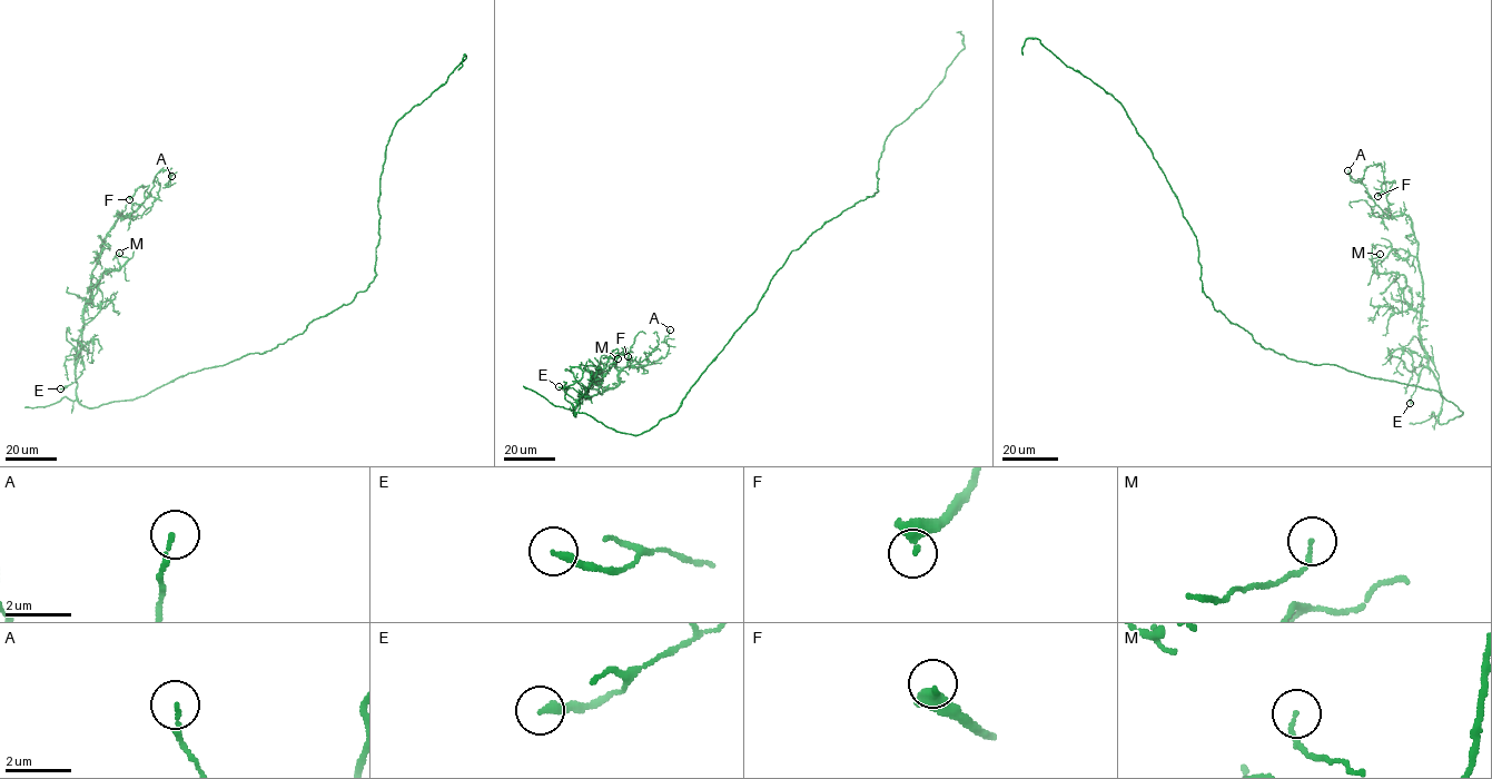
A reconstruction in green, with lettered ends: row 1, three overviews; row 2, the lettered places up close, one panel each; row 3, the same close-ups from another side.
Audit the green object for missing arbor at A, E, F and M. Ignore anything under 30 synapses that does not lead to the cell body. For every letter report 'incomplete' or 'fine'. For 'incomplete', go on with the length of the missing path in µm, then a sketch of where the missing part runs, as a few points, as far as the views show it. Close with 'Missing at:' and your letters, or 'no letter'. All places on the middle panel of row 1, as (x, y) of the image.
A: fine
E: fine
F: fine
M: fine
Missing at: no letter

